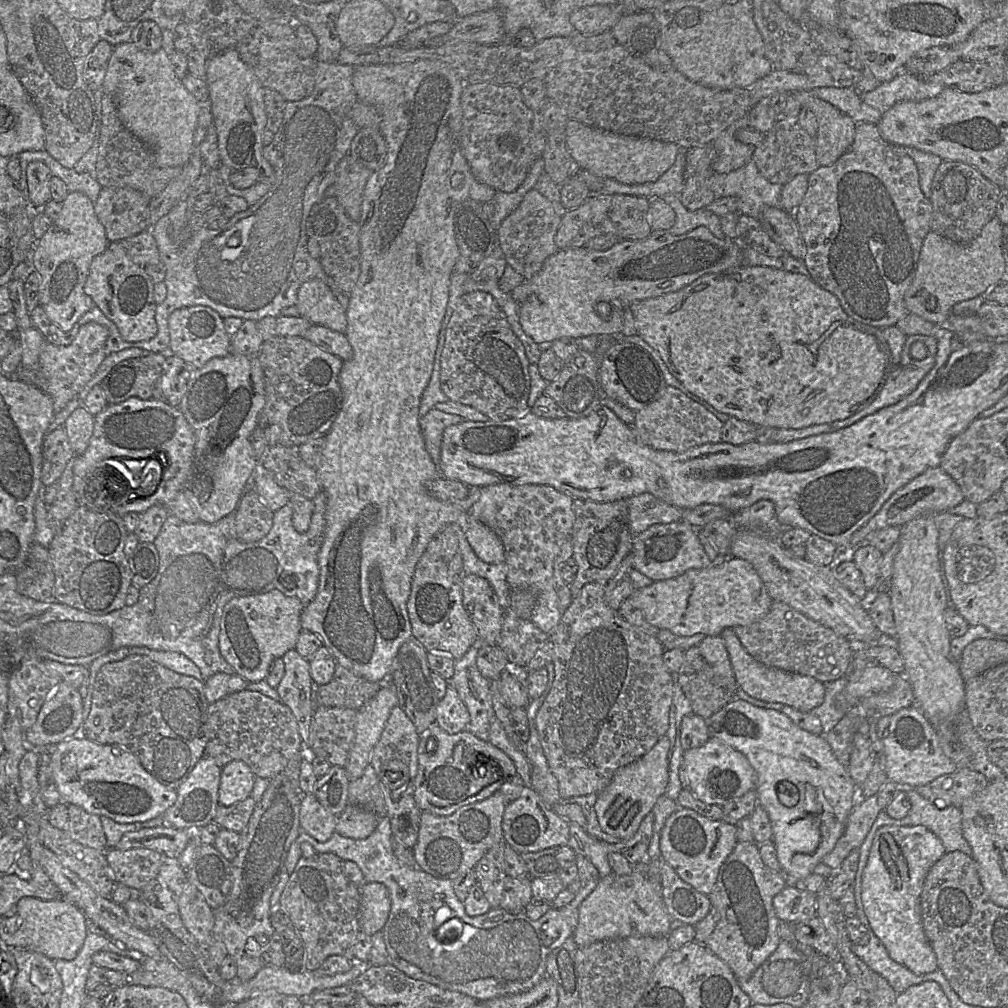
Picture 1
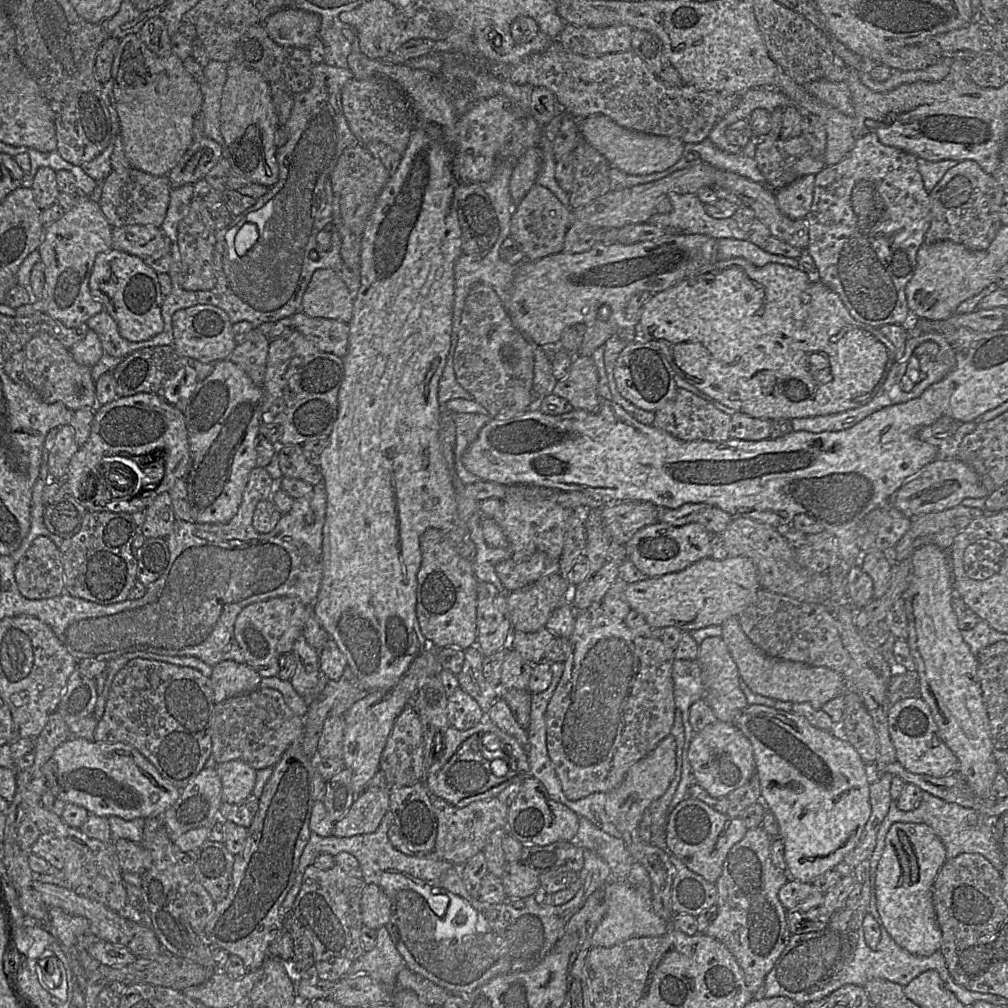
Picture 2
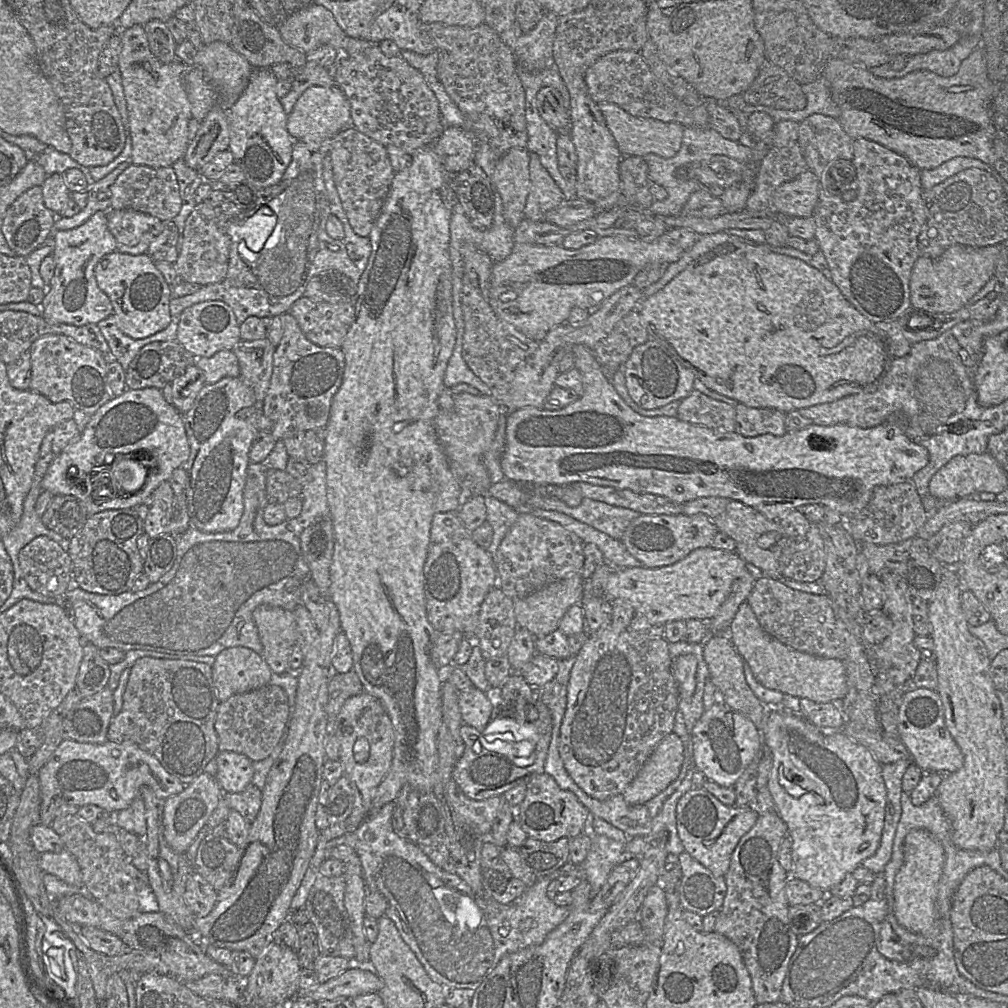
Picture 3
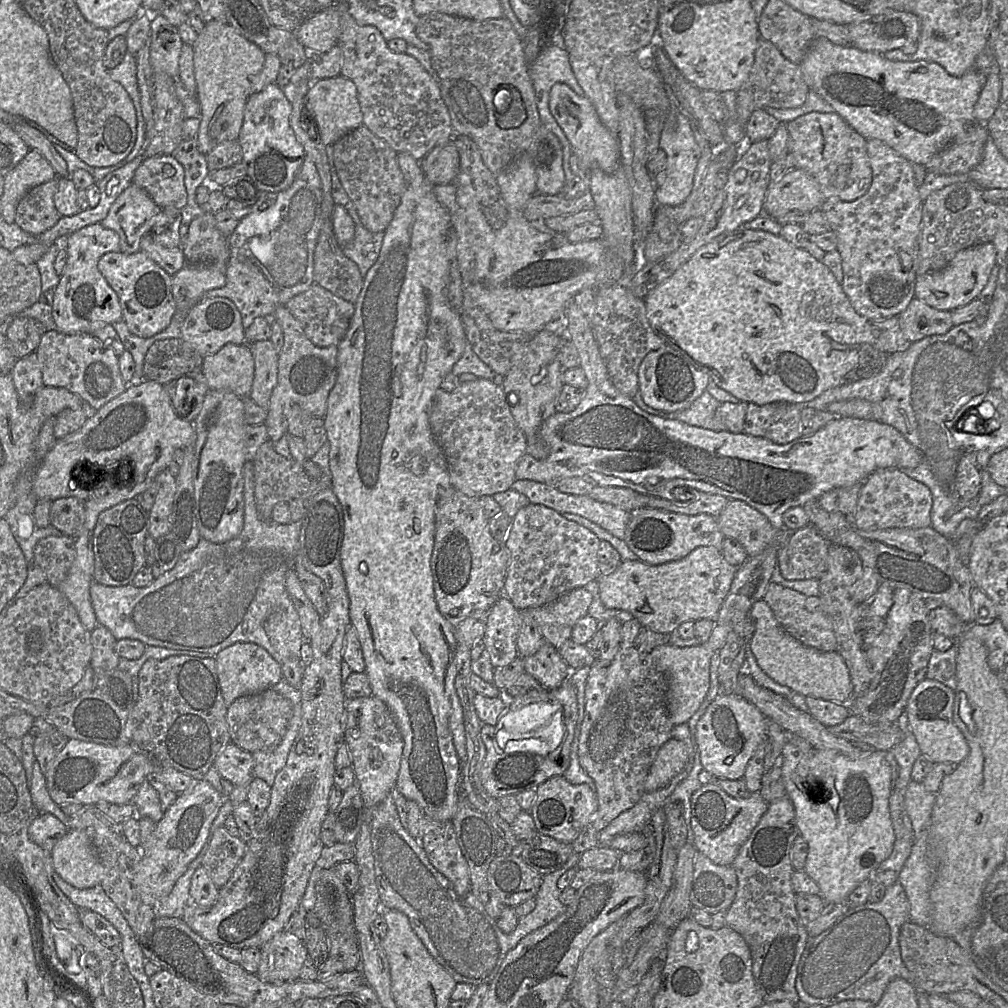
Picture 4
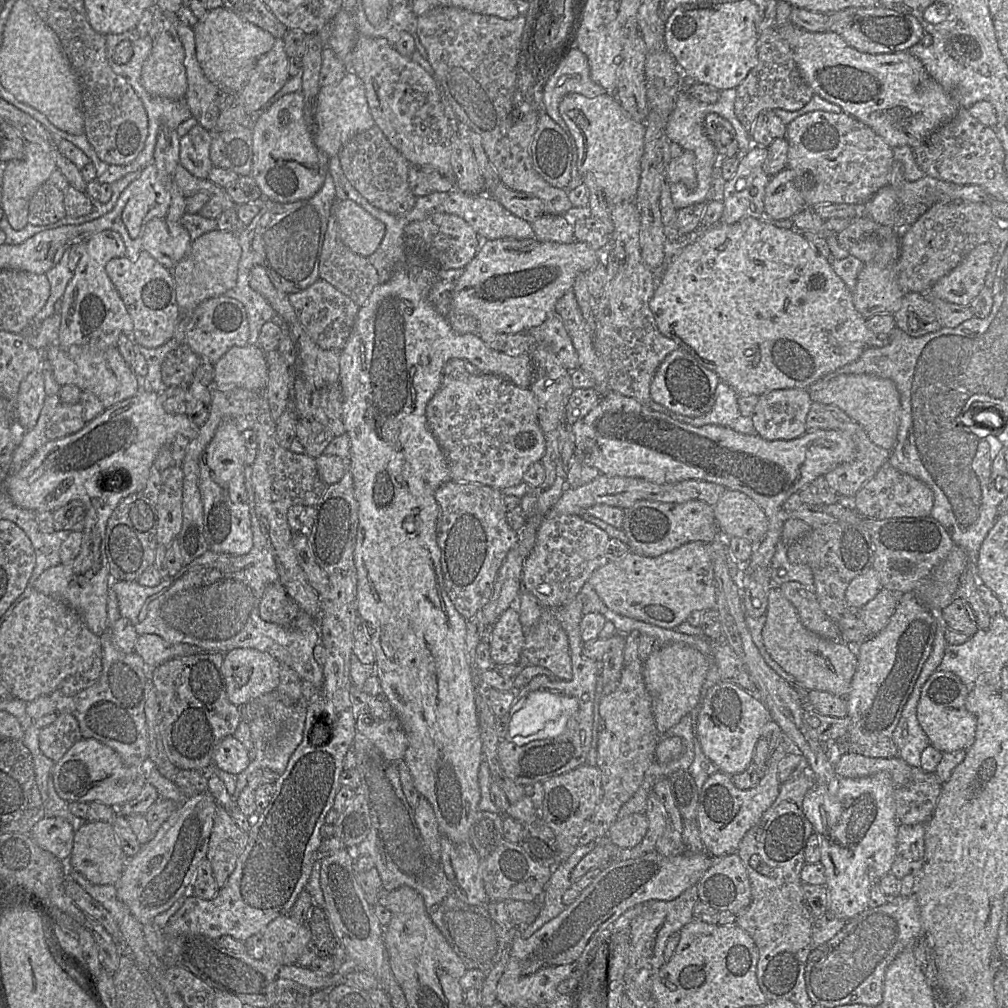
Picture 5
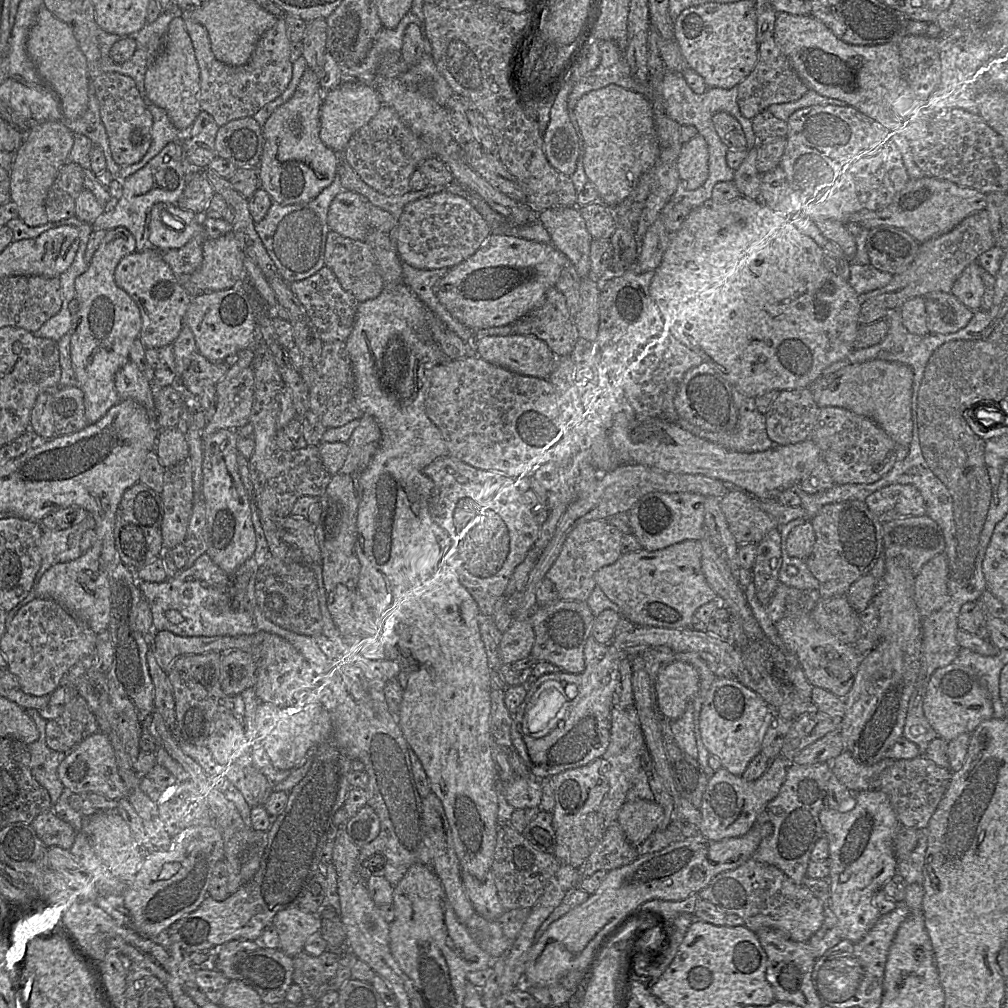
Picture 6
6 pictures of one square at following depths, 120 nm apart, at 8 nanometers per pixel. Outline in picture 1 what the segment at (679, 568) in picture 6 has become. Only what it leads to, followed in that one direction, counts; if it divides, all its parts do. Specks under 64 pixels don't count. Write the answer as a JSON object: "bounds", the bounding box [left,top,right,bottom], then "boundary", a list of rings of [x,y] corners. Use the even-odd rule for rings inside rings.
{"bounds":[631,556,774,636],"boundary":[[[731,556],[713,562],[706,568],[689,569],[679,576],[653,581],[649,586],[634,590],[631,597],[649,624],[658,629],[668,629],[676,636],[692,636],[697,633],[717,636],[725,628],[749,625],[764,617],[774,601],[753,565]]]}

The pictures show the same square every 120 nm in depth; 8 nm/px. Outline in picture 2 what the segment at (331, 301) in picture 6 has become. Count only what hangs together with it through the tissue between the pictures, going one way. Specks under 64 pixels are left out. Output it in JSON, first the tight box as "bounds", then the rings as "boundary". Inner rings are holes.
{"bounds":[290,310,349,358],"boundary":[[[301,310],[290,317],[296,329],[314,346],[327,353],[343,358],[348,349],[349,325],[333,319],[313,318]]]}

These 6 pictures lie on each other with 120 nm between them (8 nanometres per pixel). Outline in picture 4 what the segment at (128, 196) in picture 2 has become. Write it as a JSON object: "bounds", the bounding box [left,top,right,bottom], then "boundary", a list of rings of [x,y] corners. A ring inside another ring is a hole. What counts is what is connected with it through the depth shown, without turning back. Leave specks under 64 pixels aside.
{"bounds":[132,153,187,209],"boundary":[[[172,153],[146,158],[136,169],[132,183],[144,189],[161,208],[172,206],[177,209],[182,209],[187,203],[187,192],[184,184],[184,169],[173,157]]]}

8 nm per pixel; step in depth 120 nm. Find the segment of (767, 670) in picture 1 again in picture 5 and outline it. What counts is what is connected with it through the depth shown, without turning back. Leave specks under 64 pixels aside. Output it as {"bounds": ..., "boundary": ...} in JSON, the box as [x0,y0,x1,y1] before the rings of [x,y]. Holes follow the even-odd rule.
{"bounds":[761,587,857,698],"boundary":[[[773,587],[769,591],[765,616],[761,633],[764,646],[771,658],[794,677],[794,687],[805,691],[825,691],[845,698],[857,668],[857,648],[842,641],[824,639],[806,629],[797,610],[783,596],[779,587]]]}

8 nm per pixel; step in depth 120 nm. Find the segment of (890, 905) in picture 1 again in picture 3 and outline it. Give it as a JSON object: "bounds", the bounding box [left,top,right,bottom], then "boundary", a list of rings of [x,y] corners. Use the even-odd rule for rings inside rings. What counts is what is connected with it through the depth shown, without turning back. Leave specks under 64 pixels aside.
{"bounds":[893,829,944,935],"boundary":[[[913,829],[904,839],[903,855],[903,864],[895,877],[893,913],[900,926],[924,935],[936,921],[936,899],[944,866],[944,850],[938,839],[929,831]]]}

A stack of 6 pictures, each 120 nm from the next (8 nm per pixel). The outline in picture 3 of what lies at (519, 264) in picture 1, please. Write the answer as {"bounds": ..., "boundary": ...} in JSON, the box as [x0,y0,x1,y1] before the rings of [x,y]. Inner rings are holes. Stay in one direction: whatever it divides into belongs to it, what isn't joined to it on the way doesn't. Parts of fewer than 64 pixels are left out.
{"bounds":[524,154,565,221],"boundary":[[[530,154],[531,187],[527,196],[524,219],[545,221],[545,214],[565,201],[565,196],[548,171],[542,166],[537,154]]]}

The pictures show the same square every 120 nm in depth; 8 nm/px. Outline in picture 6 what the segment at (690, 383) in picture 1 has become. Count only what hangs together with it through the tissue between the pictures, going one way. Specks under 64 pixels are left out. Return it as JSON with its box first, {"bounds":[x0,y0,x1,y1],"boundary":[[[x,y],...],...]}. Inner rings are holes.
{"bounds":[650,203,861,398],"boundary":[[[743,203],[730,209],[712,209],[709,205],[705,205],[692,209],[685,231],[678,238],[671,239],[660,267],[654,272],[650,294],[660,311],[666,330],[744,395],[755,398],[772,390],[807,388],[826,367],[844,359],[854,350],[854,341],[861,325],[857,294],[835,268],[830,270],[824,266],[822,256],[821,247],[811,237],[802,233],[791,222],[790,217],[777,217],[764,206],[750,206]]]}

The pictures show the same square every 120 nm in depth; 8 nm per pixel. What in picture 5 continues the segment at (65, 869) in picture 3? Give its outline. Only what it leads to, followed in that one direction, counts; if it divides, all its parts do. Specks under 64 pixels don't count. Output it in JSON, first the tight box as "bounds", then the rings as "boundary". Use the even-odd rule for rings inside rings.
{"bounds":[67,821,127,885],"boundary":[[[88,821],[74,832],[73,848],[67,864],[92,884],[116,885],[122,876],[127,860],[112,823]]]}

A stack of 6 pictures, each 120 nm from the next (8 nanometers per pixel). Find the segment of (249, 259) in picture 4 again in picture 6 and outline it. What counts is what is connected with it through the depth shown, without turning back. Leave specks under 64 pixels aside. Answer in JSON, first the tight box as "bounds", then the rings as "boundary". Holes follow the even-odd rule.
{"bounds":[255,175,343,284],"boundary":[[[336,175],[333,182],[311,201],[290,205],[272,203],[265,217],[255,223],[255,230],[272,259],[278,275],[288,284],[306,279],[325,266],[325,243],[330,231],[329,208],[341,191],[343,188]]]}

